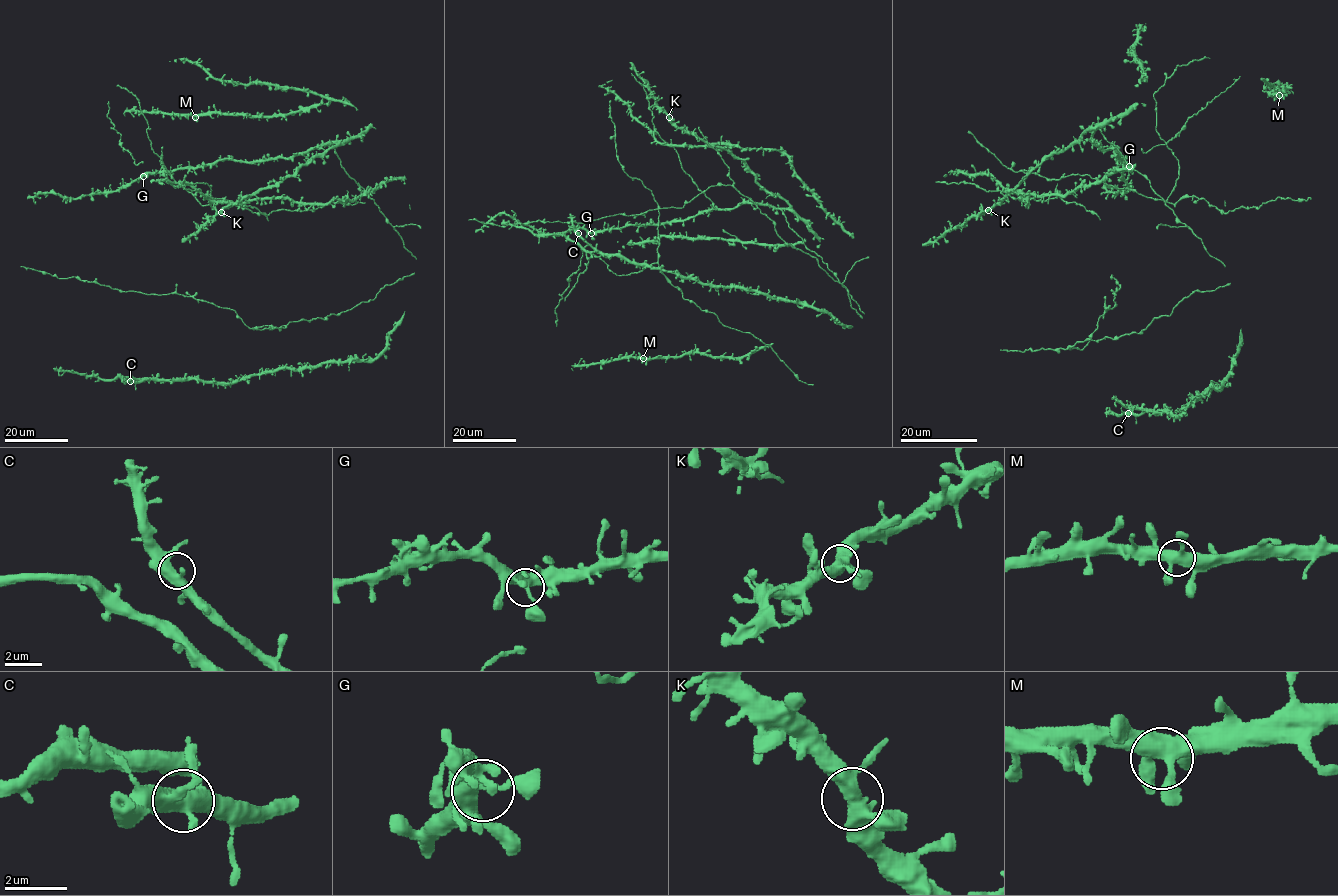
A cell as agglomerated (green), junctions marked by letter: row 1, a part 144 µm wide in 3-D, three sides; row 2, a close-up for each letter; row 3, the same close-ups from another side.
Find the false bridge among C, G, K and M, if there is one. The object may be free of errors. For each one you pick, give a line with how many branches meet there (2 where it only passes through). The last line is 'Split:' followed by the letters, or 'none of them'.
Split: none of them

